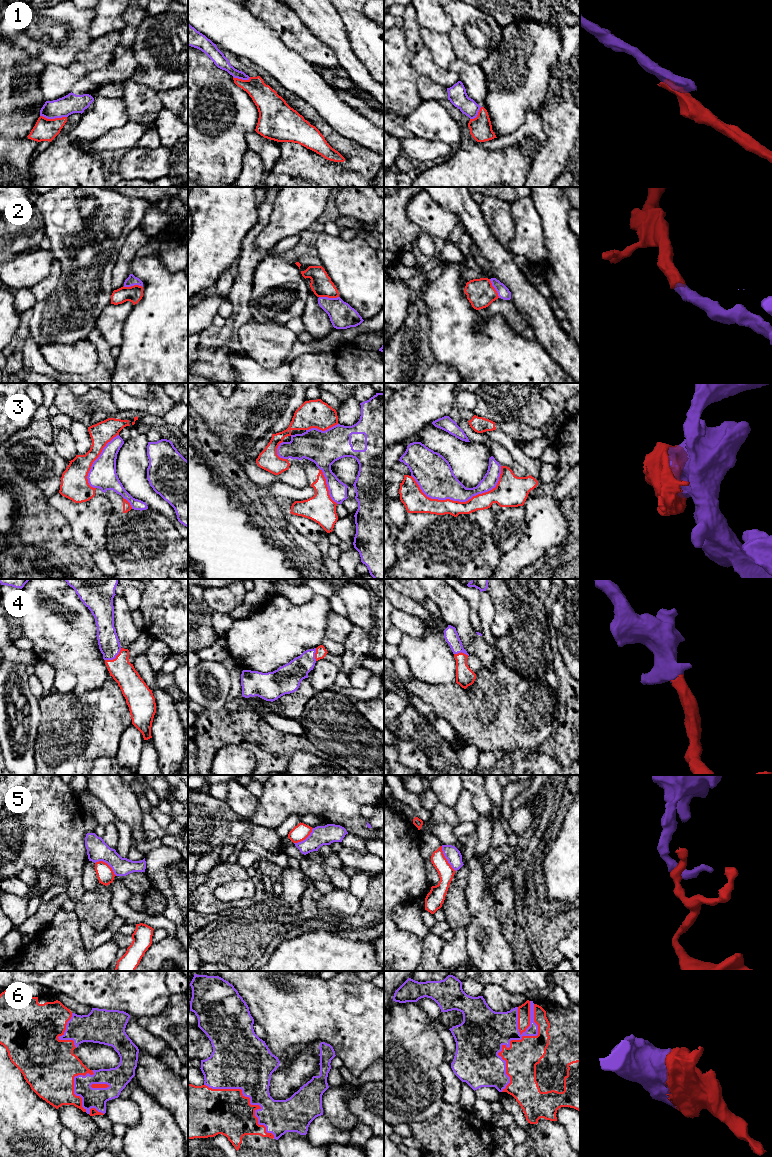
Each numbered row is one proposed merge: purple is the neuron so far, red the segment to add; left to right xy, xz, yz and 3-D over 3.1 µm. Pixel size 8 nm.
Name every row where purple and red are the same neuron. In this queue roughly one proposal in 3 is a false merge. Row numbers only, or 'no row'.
2, 4, 6

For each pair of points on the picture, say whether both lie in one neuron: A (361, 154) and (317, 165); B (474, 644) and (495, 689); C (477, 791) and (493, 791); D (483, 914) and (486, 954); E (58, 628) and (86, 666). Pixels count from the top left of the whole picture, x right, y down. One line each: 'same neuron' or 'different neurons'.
A: same neuron
B: different neurons
C: different neurons
D: same neuron
E: same neuron

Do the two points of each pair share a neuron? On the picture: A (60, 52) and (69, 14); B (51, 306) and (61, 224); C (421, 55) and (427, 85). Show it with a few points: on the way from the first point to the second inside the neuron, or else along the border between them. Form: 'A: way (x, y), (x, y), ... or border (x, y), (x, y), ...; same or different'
A: way (69, 43), (75, 37), (75, 23); same
B: way (70, 286), (70, 244); same
C: border (420, 75), (426, 75), (446, 87); different

